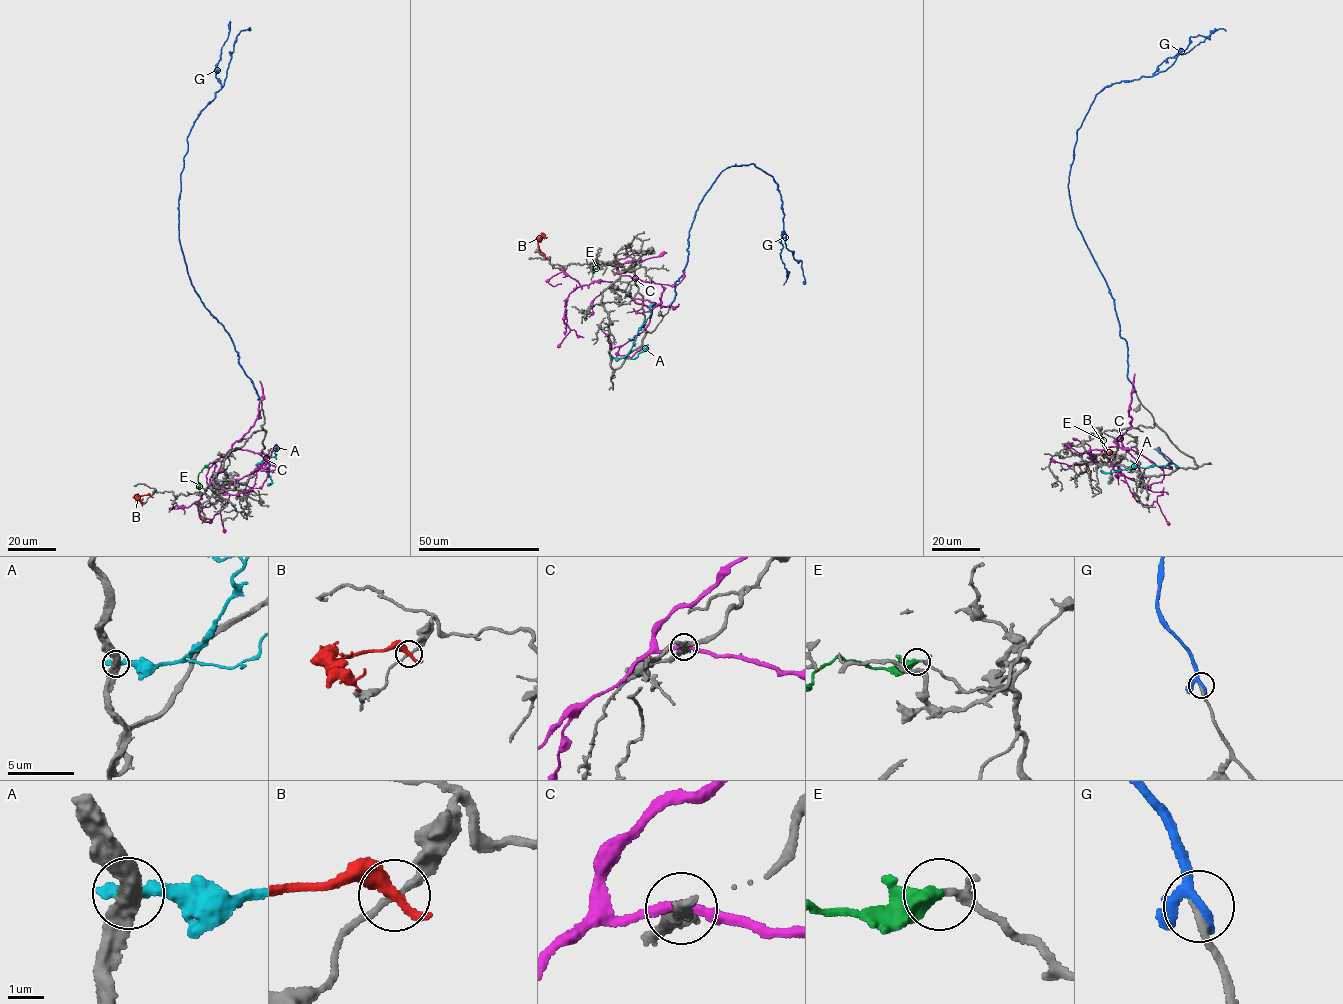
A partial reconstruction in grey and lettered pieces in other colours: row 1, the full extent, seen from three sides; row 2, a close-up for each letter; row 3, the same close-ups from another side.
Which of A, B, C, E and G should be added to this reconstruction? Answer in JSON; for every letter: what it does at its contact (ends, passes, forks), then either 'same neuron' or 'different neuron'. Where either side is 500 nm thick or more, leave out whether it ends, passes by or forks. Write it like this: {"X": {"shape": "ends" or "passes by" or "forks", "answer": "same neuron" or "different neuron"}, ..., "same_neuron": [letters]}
{"A": {"shape": "ends", "answer": "different neuron"}, "B": {"shape": "ends", "answer": "different neuron"}, "C": {"shape": "passes by", "answer": "different neuron"}, "E": {"answer": "same neuron"}, "G": {"shape": "passes by", "answer": "different neuron"}, "same_neuron": ["E"]}

